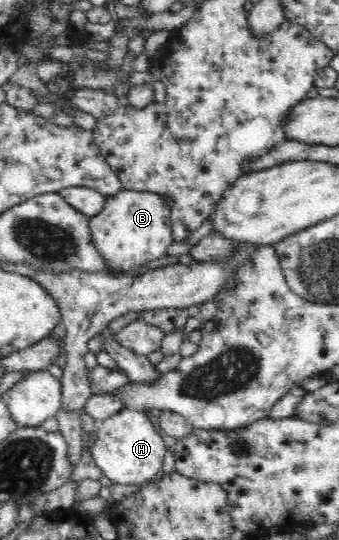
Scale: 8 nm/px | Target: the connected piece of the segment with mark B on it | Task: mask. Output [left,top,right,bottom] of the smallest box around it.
[89,189,174,272]

